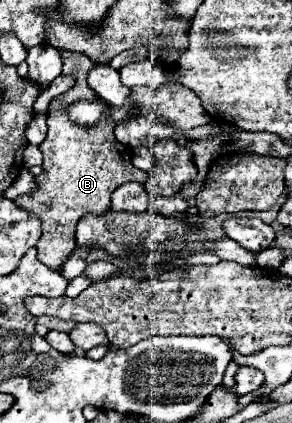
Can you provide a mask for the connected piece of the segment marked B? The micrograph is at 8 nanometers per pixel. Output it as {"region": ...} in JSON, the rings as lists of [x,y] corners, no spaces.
{"region":[[[58,50],[60,58],[64,62],[62,76],[72,76],[74,86],[56,96],[48,106],[48,136],[40,144],[40,150],[44,154],[44,172],[36,178],[40,184],[40,190],[34,194],[26,194],[16,198],[16,204],[26,208],[28,212],[36,214],[42,220],[42,238],[38,240],[38,258],[58,270],[62,268],[62,262],[74,248],[74,232],[76,224],[82,214],[102,214],[110,208],[110,196],[112,192],[122,186],[124,182],[148,182],[148,172],[136,168],[132,164],[130,150],[120,144],[114,138],[114,122],[104,116],[104,120],[96,122],[96,126],[84,128],[76,126],[76,122],[70,120],[68,108],[78,100],[100,100],[92,88],[88,88],[88,72],[90,68],[98,66],[98,62],[90,60],[82,52],[68,52]]]}

